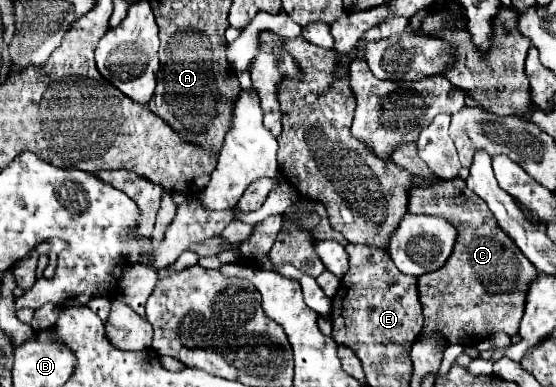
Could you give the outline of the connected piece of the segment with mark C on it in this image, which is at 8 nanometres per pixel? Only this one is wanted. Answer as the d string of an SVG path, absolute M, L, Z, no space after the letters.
M463 178L453 180L441 180L433 182L429 186L413 186L409 188L409 214L427 214L427 216L443 216L449 224L457 230L457 240L453 246L453 254L435 272L429 272L425 276L417 278L417 290L419 290L419 302L425 316L425 334L441 332L445 338L449 338L449 344L477 344L483 338L487 338L493 332L505 332L509 336L519 332L521 314L525 308L525 290L529 288L529 278L537 274L537 268L517 250L515 242L497 226L491 210L485 206L485 202L473 194Z

